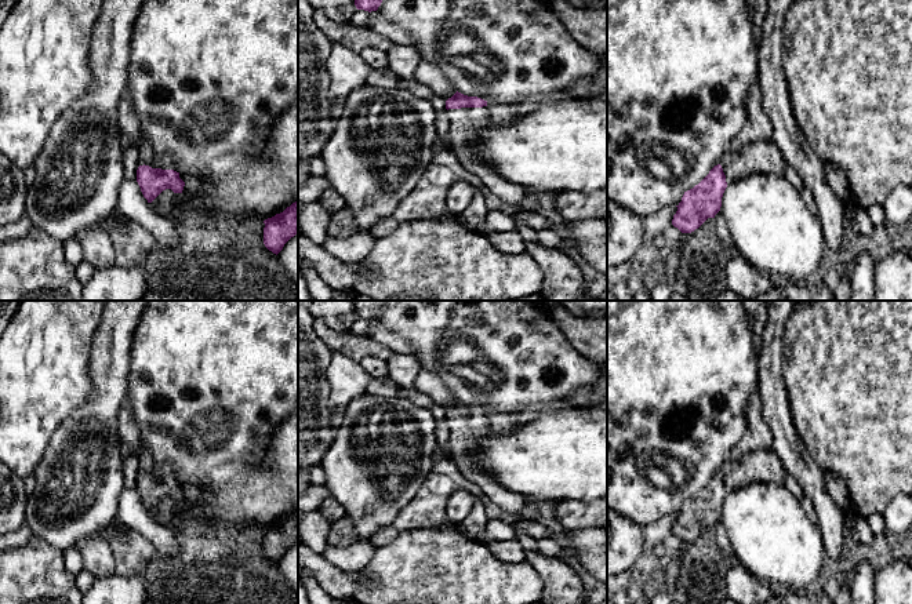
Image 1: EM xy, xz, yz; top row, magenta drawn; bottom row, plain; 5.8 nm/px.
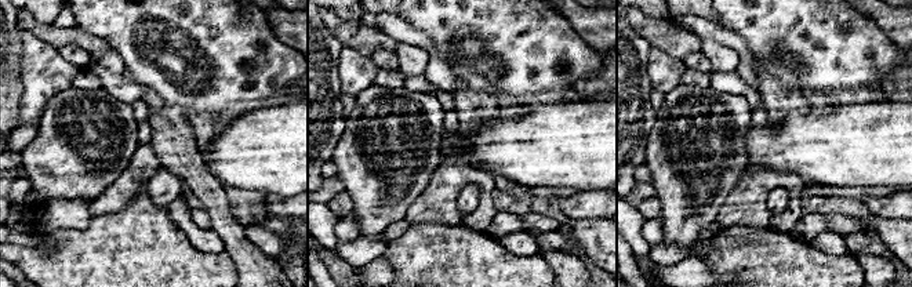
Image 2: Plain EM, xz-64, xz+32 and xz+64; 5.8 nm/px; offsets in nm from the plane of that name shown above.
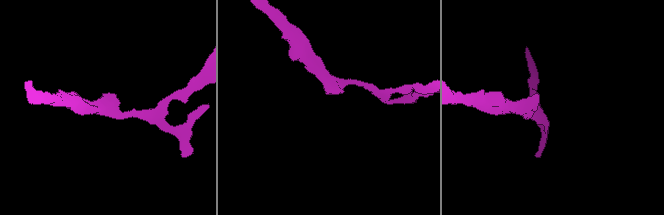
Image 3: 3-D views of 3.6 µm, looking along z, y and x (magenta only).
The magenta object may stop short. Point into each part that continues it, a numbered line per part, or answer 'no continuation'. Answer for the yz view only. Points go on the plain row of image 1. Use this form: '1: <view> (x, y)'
1: yz (763, 465)

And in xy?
1: xy (164, 472)

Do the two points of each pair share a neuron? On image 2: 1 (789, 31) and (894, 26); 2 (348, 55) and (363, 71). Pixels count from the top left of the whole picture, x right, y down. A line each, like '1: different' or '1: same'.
1: different
2: same

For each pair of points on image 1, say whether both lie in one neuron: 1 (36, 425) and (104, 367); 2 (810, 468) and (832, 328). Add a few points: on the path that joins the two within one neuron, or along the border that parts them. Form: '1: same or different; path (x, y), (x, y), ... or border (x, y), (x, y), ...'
1: different; border (90, 346), (90, 396), (75, 408)
2: different; border (796, 430), (805, 450), (823, 470)

